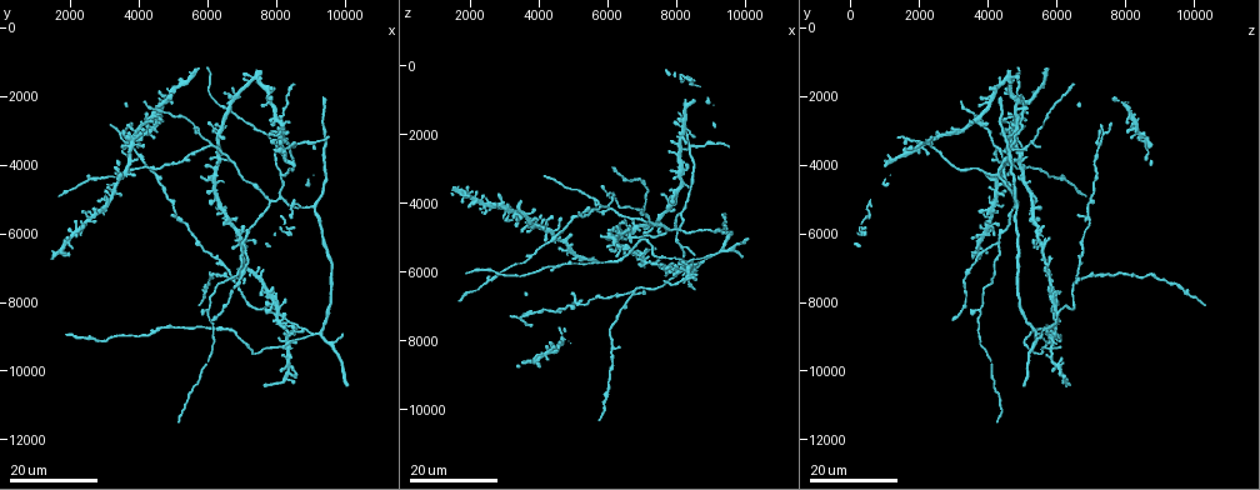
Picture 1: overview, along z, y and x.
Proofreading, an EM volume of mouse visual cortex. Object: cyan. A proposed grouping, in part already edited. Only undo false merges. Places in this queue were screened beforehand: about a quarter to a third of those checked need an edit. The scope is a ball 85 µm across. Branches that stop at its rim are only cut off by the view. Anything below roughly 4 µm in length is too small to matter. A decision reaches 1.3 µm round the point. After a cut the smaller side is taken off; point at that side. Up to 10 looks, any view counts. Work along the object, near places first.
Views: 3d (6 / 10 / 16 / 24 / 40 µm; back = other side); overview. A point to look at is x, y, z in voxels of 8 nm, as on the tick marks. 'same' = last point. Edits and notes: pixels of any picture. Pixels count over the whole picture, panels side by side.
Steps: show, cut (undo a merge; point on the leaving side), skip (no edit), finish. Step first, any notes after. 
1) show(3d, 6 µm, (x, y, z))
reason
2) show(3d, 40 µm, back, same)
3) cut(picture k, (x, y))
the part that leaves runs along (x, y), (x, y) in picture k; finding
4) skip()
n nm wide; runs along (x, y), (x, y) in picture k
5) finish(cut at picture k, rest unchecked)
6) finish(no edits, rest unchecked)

show(3d, 16 µm, (8100, 4300, 4300))
three arms meet

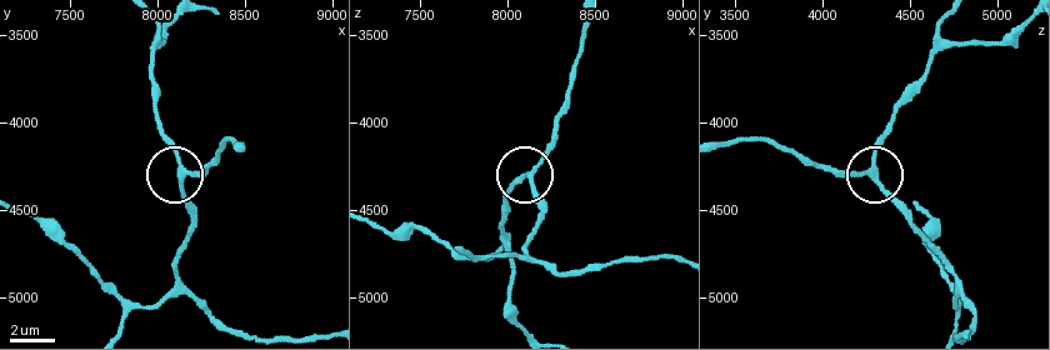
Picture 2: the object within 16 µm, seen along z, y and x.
show(3d, 6 µm, (8160, 4260, 4260))
zoom in

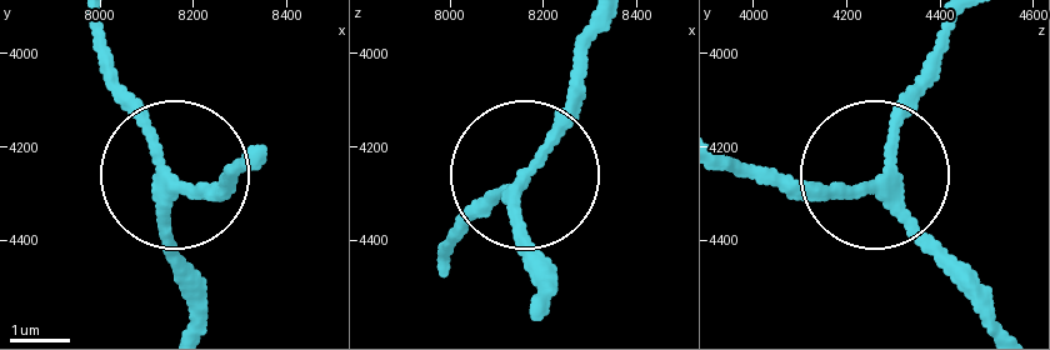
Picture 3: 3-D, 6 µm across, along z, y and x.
skip()
3 arms; continuous, no second cell

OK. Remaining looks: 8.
show(3d, 16 µm, (8500, 4100, 3200))
calibre changes

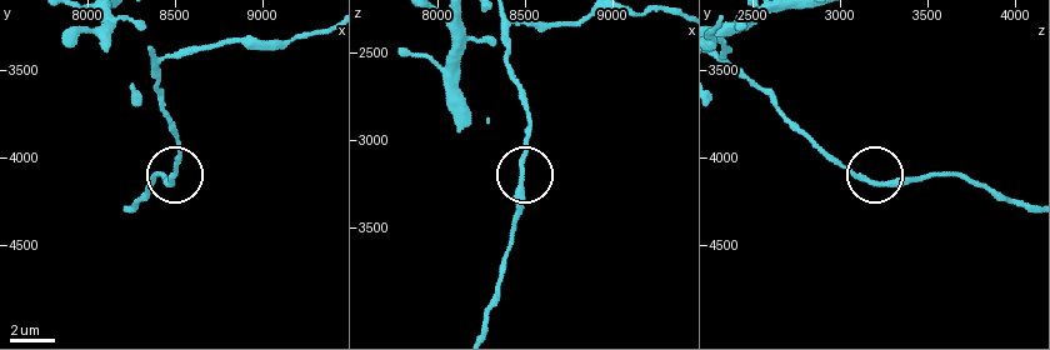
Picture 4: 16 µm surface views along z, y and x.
show(3d, 10 µm, (8480, 4140, 3200))
closer look

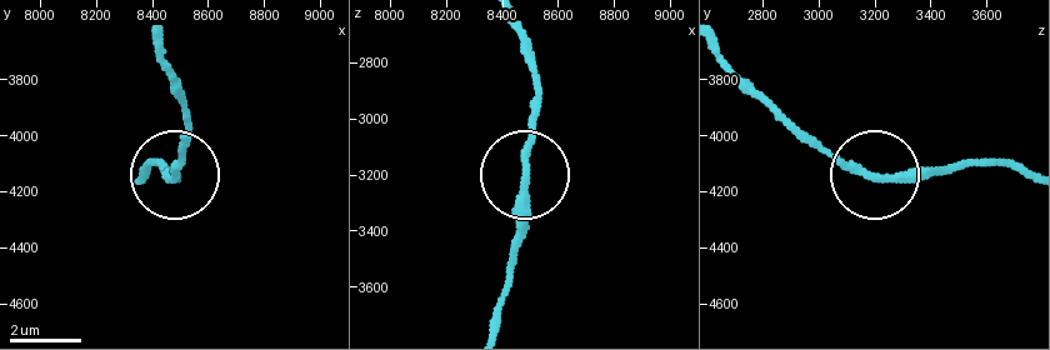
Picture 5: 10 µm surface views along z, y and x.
skip()
runs along (491, 328), (509, 274), (536, 80) in picture 5; all the same cell

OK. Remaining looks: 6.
show(3d, 24 µm, (8100, 8300, 6000))
four or more arms meet

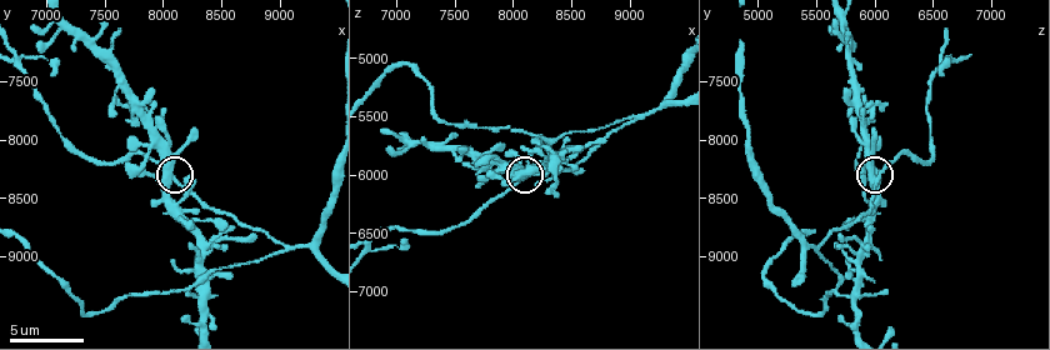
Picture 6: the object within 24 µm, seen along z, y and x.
show(3d, 10 µm, same)

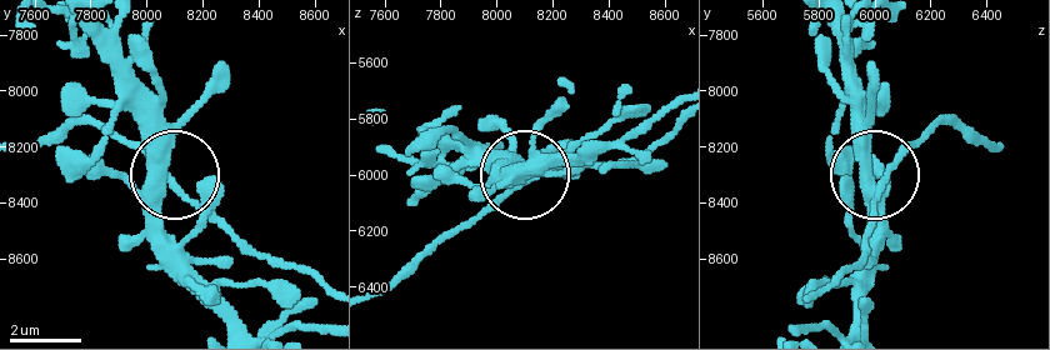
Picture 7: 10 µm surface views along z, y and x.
skip()
5 arms; continuous, no second cell

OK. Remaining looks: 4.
show(3d, 10 µm, (9260, 8920, 5440))
a fork

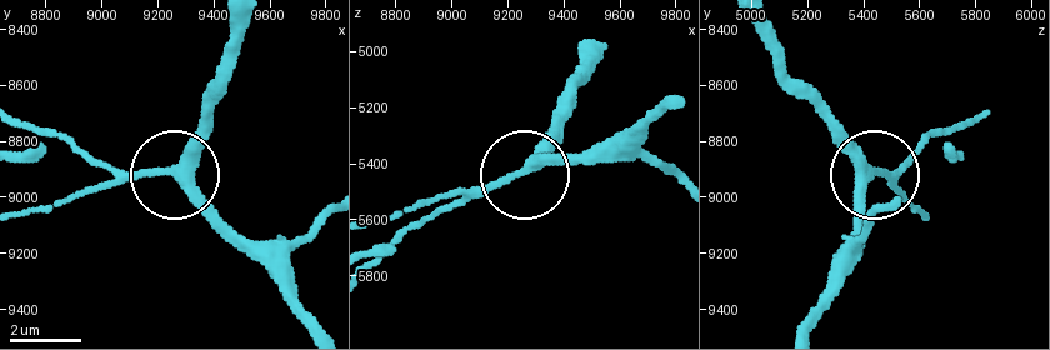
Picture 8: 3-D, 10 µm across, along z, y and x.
show(3d, 10 µm, back, (9240, 8920, 5440))

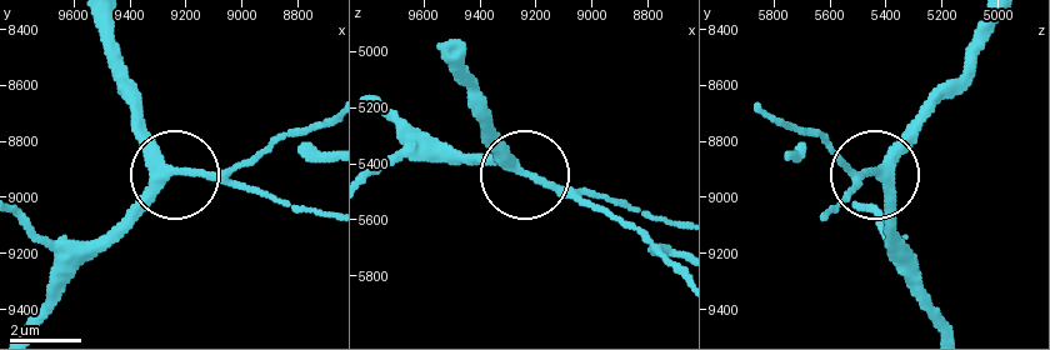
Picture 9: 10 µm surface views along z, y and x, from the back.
skip()
3 arms; one cell here

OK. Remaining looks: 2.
show(3d, 24 µm, (6000, 3500, 4200))
a fork

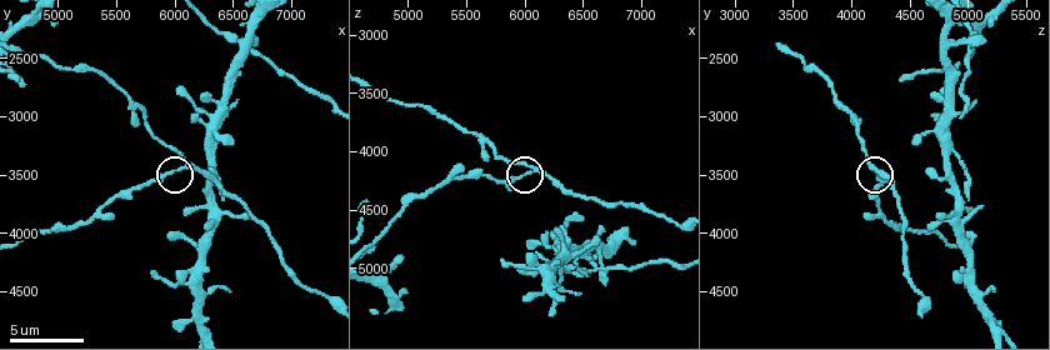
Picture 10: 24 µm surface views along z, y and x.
show(3d, 10 µm, (6080, 3420, 4160))

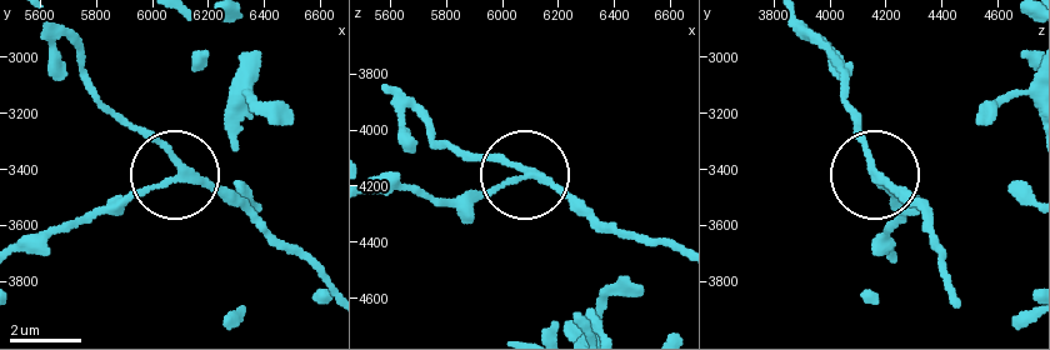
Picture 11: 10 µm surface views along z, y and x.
skip()
170 nm wide; runs along (320, 278), (249, 215), (186, 176), (118, 111) in picture 11; one cell here

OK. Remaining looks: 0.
finish(no edits, rest unchecked)

